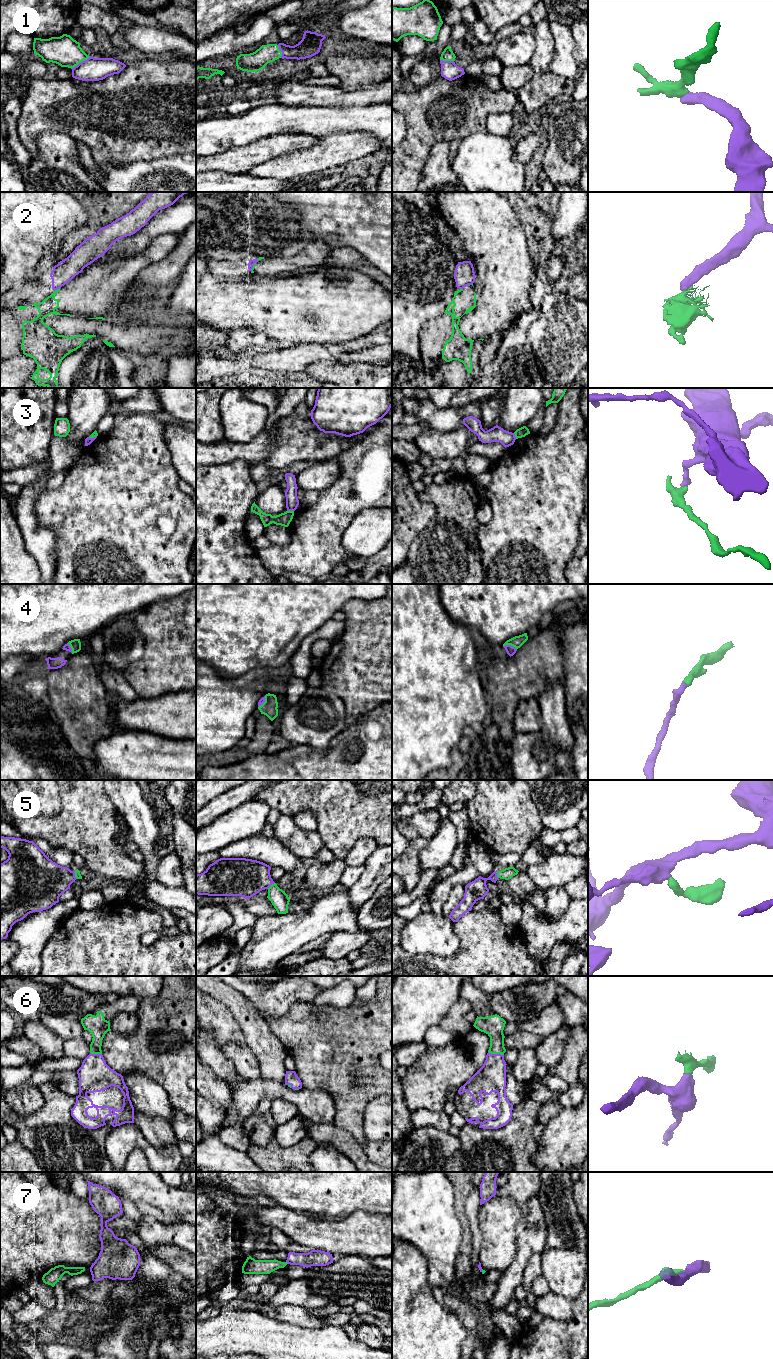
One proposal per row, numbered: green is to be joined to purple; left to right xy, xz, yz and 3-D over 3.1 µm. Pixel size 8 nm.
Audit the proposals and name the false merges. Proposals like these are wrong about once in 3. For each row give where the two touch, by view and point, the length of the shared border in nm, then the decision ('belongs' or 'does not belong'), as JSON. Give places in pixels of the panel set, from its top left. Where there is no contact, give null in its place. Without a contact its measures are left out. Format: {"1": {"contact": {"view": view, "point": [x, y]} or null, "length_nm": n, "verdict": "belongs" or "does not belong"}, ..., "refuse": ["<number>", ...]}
{"1": {"contact": {"view": "xy", "point": [81, 62]}, "length_nm": 180, "verdict": "belongs"}, "2": {"contact": {"view": "xy", "point": [56, 289]}, "length_nm": 60, "verdict": "does not belong"}, "3": {"contact": {"view": "xz", "point": [290, 510]}, "length_nm": 60, "verdict": "does not belong"}, "4": {"contact": {"view": "yz", "point": [510, 645]}, "length_nm": 110, "verdict": "belongs"}, "5": {"contact": {"view": "xz", "point": [270, 885]}, "length_nm": 80, "verdict": "belongs"}, "6": {"contact": {"view": "yz", "point": [496, 1054]}, "length_nm": 130, "verdict": "belongs"}, "7": {"contact": {"view": "xz", "point": [287, 1262]}, "length_nm": 30, "verdict": "does not belong"}, "refuse": ["2", "3", "7"]}

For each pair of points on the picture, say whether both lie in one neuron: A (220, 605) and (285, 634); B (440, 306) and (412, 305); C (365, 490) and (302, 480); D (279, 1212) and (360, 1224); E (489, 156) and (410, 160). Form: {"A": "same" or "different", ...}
{"A": "same", "B": "same", "C": "different", "D": "same", "E": "different"}

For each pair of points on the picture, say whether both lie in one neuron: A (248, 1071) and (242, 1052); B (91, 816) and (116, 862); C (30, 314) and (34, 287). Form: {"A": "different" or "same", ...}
{"A": "same", "B": "same", "C": "different"}

